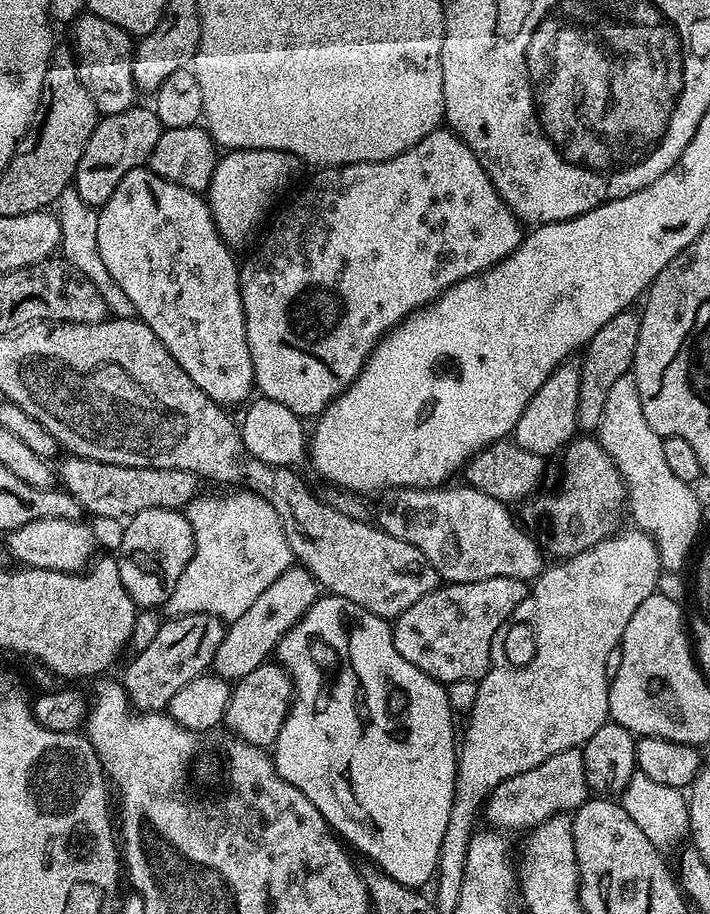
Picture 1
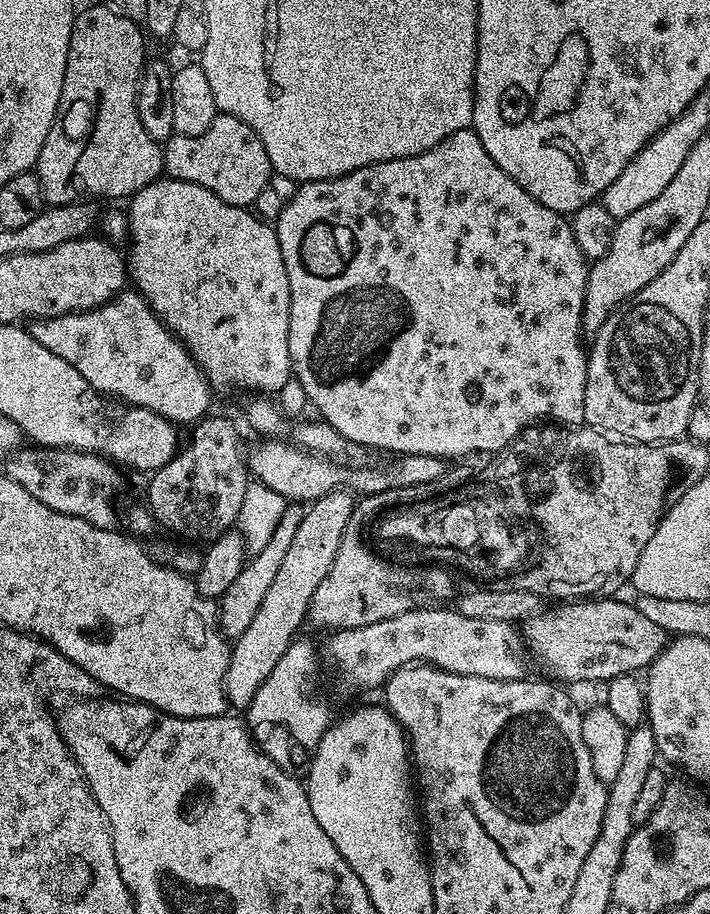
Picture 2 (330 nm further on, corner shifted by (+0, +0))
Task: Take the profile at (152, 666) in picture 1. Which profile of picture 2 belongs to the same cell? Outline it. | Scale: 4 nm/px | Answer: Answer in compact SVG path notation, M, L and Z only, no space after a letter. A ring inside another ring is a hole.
M292 502L285 507L282 519L274 530L274 538L270 538L270 542L265 548L261 552L255 553L250 562L245 563L242 574L238 574L238 578L234 578L230 590L226 590L226 594L220 597L218 615L220 630L225 636L229 638L240 636L242 630L246 630L246 626L250 626L254 614L258 614L258 606L262 606L262 598L266 598L268 589L274 582L274 577L282 567L282 558L285 557L286 550L290 550L290 542L293 541L294 534L297 533L298 526L302 523L304 509L305 505L300 502Z

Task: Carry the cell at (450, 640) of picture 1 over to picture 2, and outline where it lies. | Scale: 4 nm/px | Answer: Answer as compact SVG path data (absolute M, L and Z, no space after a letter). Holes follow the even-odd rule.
M585 598L575 602L564 602L559 606L552 606L556 608L550 609L549 612L547 612L547 610L541 610L537 612L535 616L529 618L529 620L523 621L522 635L524 638L524 643L530 649L531 655L535 657L535 659L537 656L537 658L540 659L541 662L544 663L545 666L557 676L553 677L560 682L569 680L569 682L572 684L580 684L583 682L583 680L586 680L586 682L593 682L596 680L610 681L614 678L618 678L619 676L627 676L629 674L639 673L641 670L647 669L649 666L651 666L656 661L658 656L662 654L664 648L668 645L670 635L669 632L659 627L657 623L650 622L645 615L640 614L636 609L635 603L628 601L627 604L627 602L624 600L616 599L620 598Z

